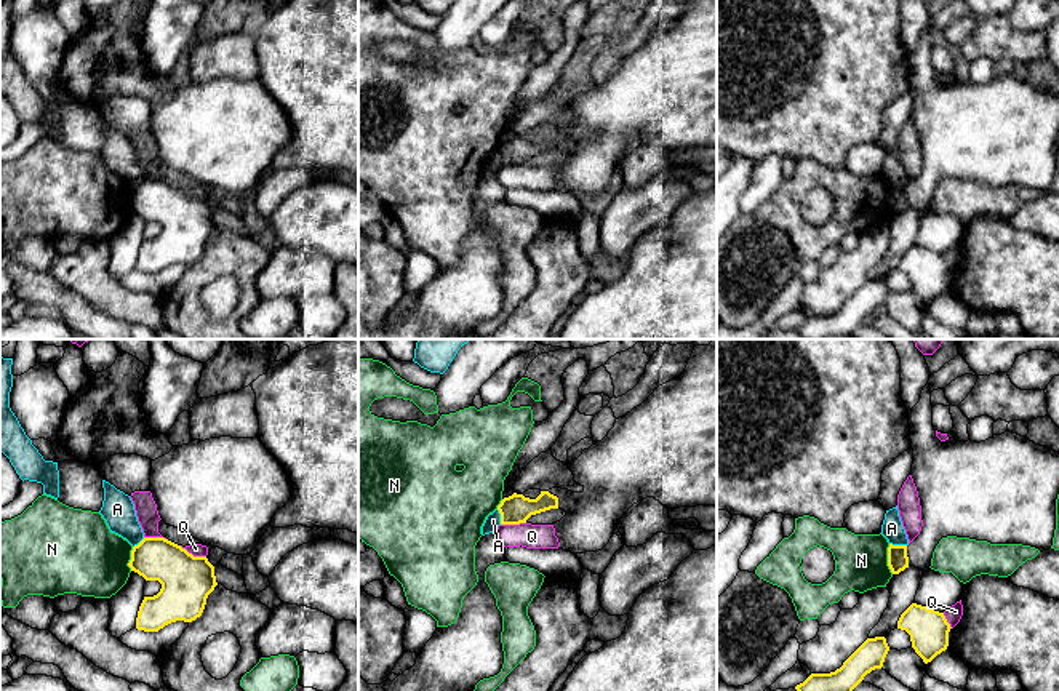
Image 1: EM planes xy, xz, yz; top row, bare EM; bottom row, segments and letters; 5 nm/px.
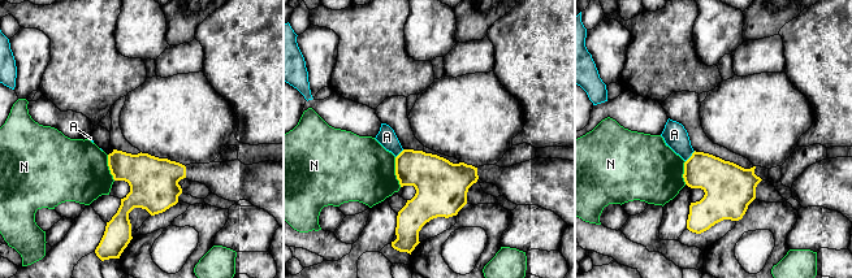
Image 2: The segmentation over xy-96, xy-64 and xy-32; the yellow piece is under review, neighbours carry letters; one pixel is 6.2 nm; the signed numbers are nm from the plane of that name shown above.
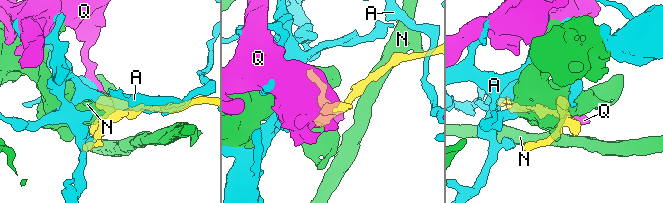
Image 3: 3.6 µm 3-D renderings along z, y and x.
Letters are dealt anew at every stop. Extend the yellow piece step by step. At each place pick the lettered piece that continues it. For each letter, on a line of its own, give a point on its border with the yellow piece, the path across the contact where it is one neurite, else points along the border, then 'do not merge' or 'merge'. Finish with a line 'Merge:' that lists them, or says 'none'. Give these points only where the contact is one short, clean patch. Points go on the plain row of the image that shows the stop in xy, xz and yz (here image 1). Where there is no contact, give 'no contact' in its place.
A: yz (898, 187) | along yz (890, 184), (906, 187) | do not merge
N: yz (888, 200) | along yz (888, 186), (888, 210), (893, 215) | do not merge
Q: xy (191, 195) | do not merge
Merge: none

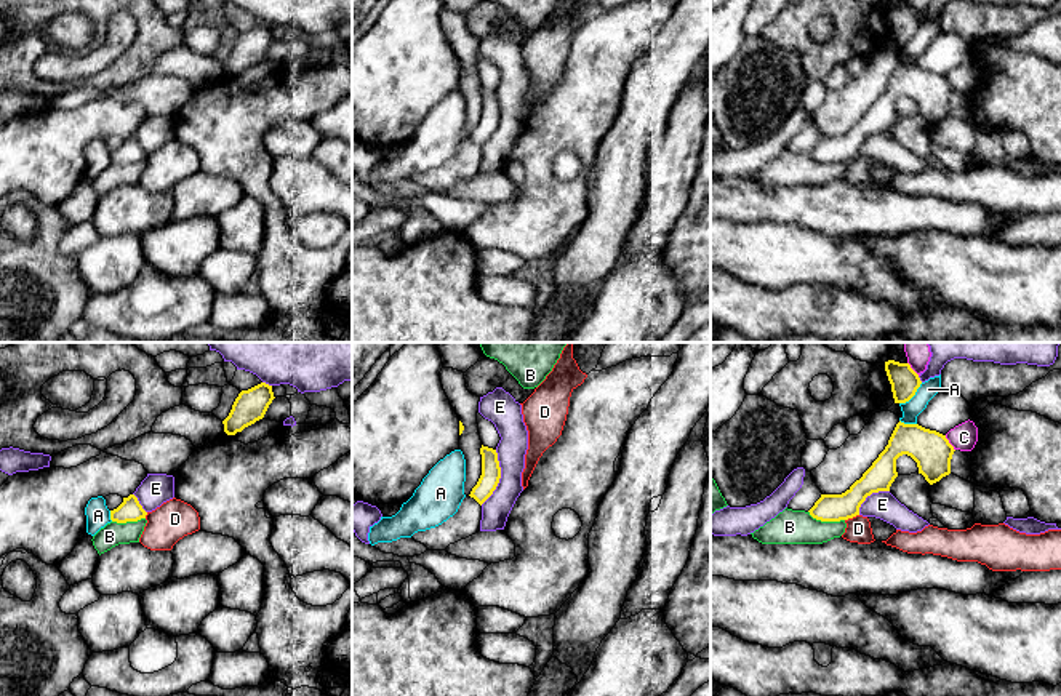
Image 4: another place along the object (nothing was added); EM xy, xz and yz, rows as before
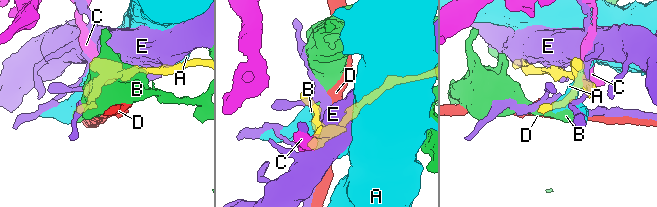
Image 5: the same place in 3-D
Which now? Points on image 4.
A: yz (912, 37) | do not merge
B: yz (826, 162) | along yz (808, 152), (821, 162), (844, 162) | do not merge
C: yz (949, 85) | do not merge
D: yz (852, 159) | along yz (858, 156), (845, 162) | do not merge
E: xz (500, 119) | do not merge
Merge: none

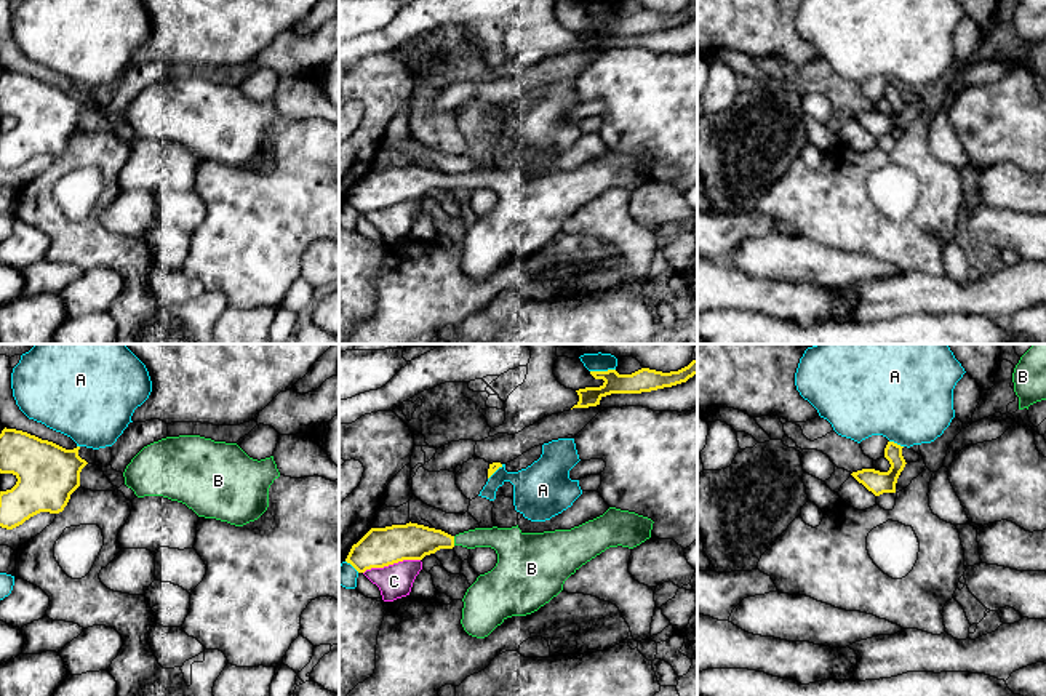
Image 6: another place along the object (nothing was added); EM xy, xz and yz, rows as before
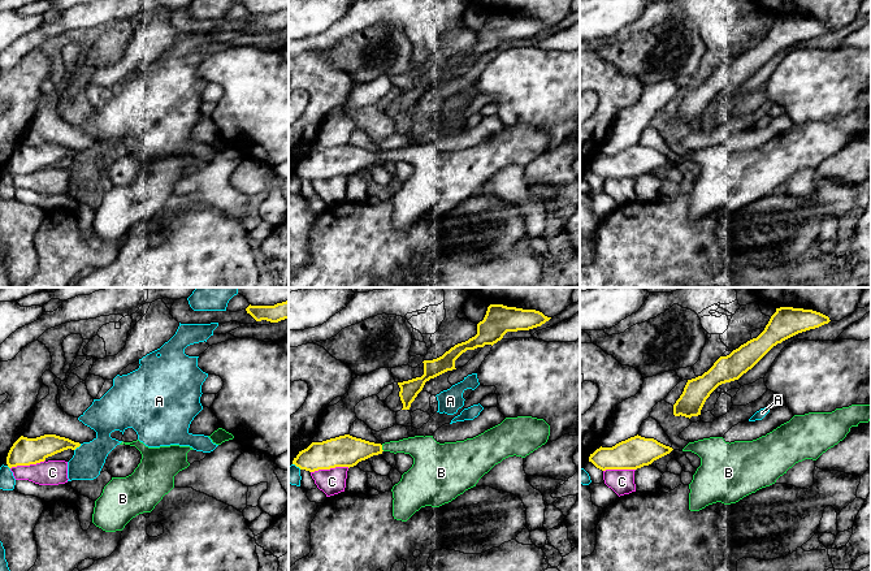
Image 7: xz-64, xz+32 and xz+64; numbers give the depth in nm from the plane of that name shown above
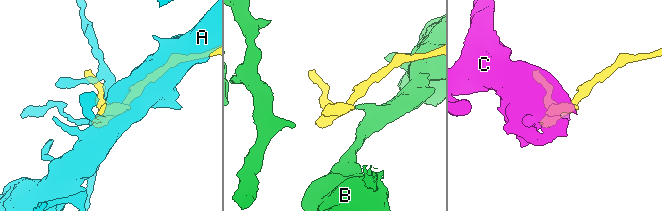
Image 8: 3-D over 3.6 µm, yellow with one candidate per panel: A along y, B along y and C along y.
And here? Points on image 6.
A: xz (602, 13) | do not merge
B: xz (453, 183) | across xz (411, 183), (453, 183), (503, 181) | merge
C: xz (391, 205) | do not merge
Merge: B

